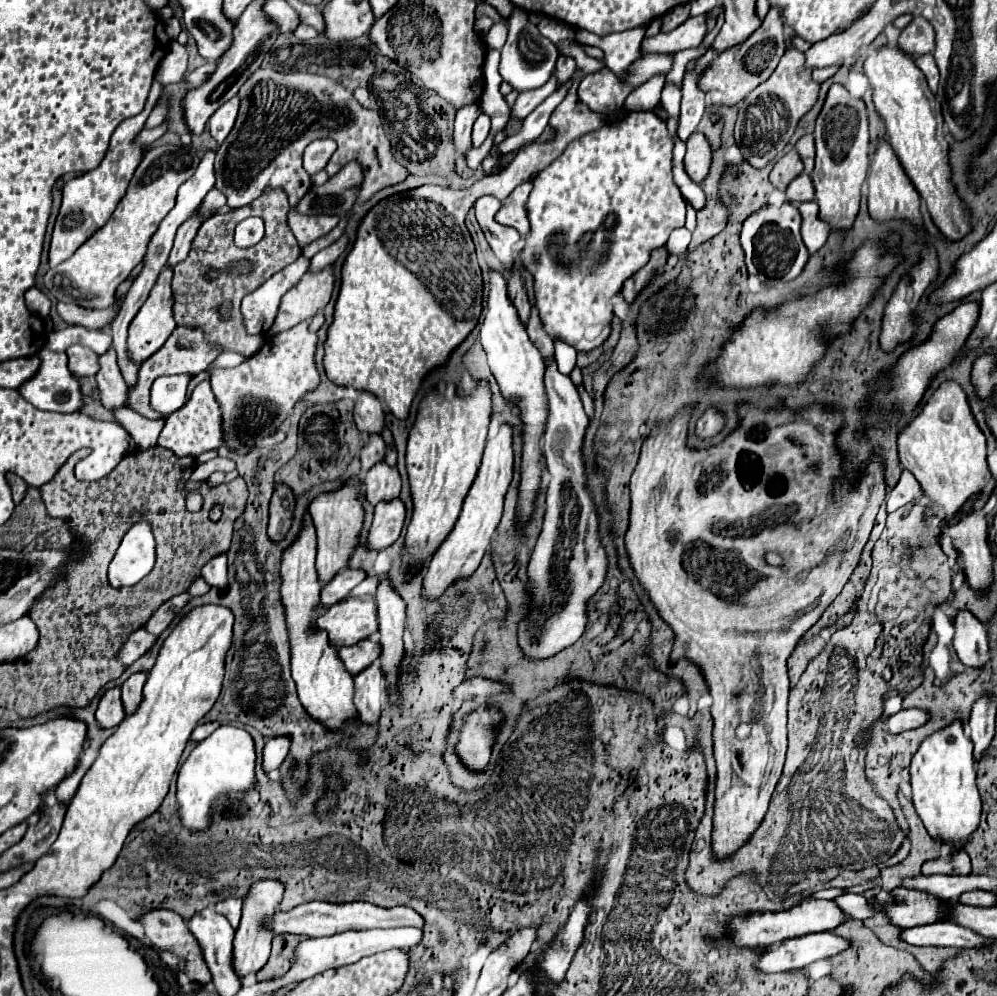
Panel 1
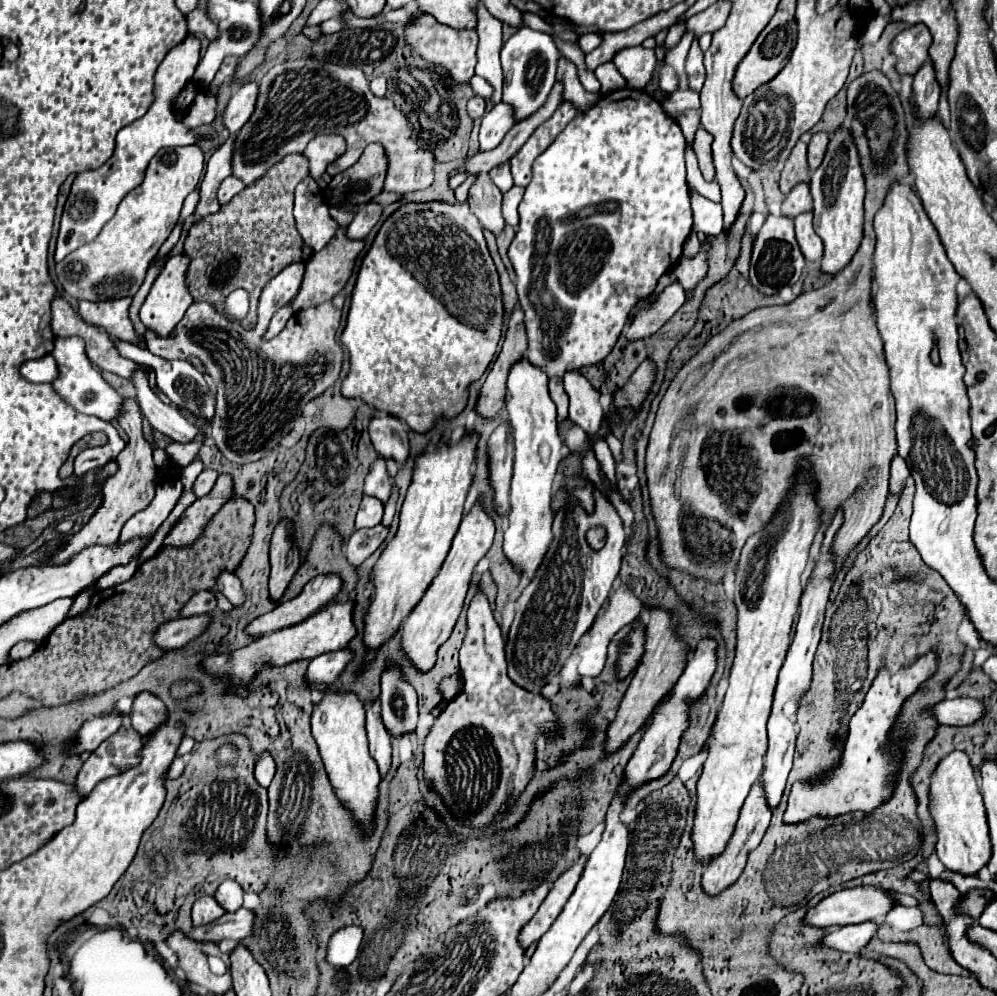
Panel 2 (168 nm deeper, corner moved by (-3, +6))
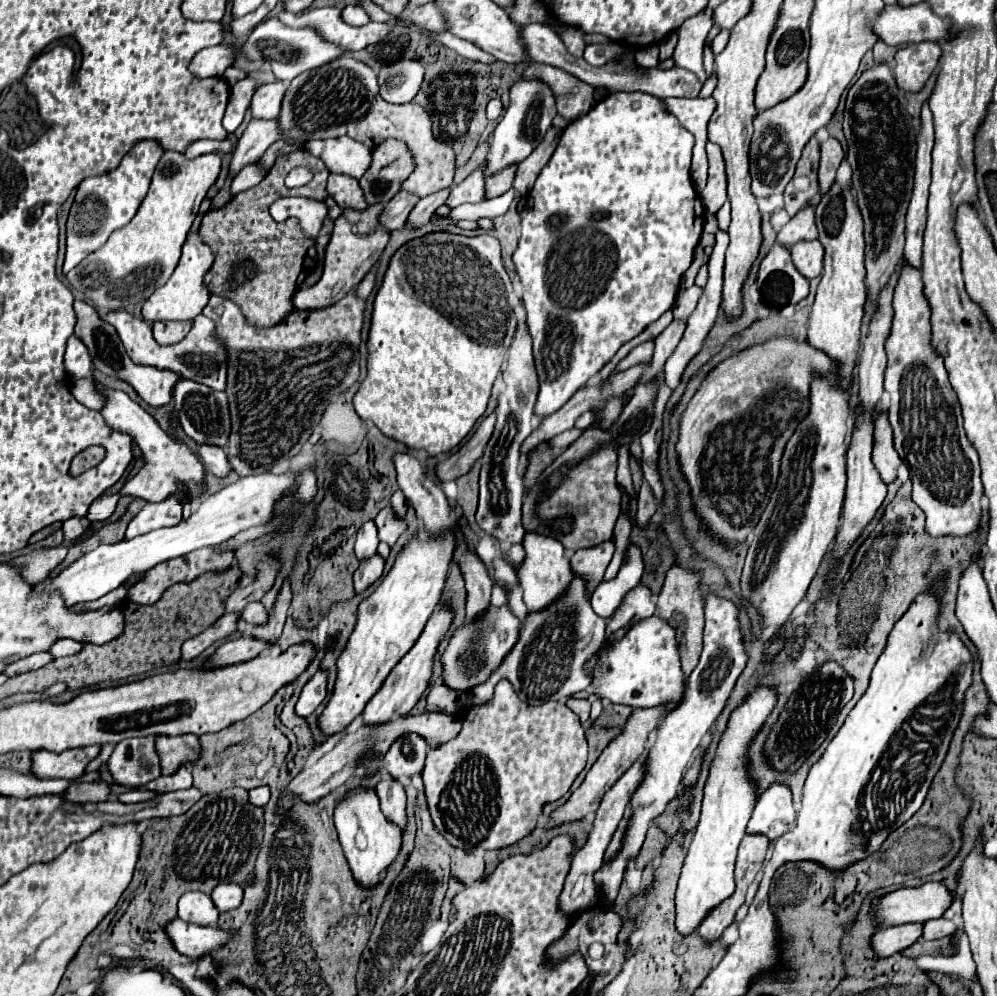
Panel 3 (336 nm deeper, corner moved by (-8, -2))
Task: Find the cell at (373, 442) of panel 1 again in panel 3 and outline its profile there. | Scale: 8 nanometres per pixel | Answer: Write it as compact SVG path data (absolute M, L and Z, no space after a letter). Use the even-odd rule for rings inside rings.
M390 506L386 510L382 510L376 520L374 520L376 528L378 528L378 540L386 542L390 548L396 544L396 540L402 536L402 532L406 530L406 522L396 518L390 510Z

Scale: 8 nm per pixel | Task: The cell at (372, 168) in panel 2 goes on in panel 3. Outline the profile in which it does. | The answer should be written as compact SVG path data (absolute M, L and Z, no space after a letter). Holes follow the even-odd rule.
M394 138L384 140L374 148L372 166L360 180L366 202L370 206L390 202L410 172L414 172L414 158L406 144Z

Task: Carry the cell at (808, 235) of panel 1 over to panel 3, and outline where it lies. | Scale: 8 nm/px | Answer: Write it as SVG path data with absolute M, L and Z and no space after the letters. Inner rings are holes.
M818 240L794 244L790 250L790 256L792 256L792 264L798 268L798 272L806 280L820 276L820 272L822 272L822 244Z

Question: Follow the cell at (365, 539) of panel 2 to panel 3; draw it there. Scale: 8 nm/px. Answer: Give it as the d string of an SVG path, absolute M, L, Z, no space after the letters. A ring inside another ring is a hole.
M376 554L372 556L368 562L362 562L358 566L358 570L354 572L354 588L356 588L356 594L362 594L366 592L374 582L380 580L384 572L384 560Z

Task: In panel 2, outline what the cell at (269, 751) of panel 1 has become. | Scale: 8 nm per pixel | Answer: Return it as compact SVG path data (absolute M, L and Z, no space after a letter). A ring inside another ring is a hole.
M261 752L257 764L255 764L255 778L261 786L269 786L271 780L275 776L275 764L273 764L273 756L269 756L269 752Z

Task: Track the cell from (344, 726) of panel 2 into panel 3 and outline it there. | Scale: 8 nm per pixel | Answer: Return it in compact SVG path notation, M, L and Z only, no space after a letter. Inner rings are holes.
M354 790L348 800L340 802L334 814L334 822L340 834L340 844L344 848L348 866L352 870L354 880L362 884L362 888L372 888L378 884L380 874L396 860L400 846L402 846L402 834L400 828L386 820L386 816L380 810L380 802L374 790Z

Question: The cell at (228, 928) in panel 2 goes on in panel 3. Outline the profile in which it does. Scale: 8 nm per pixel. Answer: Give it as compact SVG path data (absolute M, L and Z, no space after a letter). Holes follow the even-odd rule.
M174 918L166 924L166 936L172 942L174 950L188 958L200 958L214 948L224 946L232 932L224 932L220 928L208 928L198 924L184 924L184 920Z

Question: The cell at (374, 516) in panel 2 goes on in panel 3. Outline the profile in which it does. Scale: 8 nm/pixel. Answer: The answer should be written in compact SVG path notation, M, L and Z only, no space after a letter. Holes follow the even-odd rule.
M370 520L358 530L356 558L360 562L366 562L366 560L370 560L370 556L376 554L376 548L378 548L378 530L376 530L376 524Z

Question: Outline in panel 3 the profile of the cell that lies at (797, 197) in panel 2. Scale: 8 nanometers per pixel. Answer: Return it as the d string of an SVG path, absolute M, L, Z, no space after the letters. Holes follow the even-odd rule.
M802 208L778 234L776 242L782 244L784 248L792 248L794 244L802 240L814 240L818 238L816 222L814 222L814 208Z

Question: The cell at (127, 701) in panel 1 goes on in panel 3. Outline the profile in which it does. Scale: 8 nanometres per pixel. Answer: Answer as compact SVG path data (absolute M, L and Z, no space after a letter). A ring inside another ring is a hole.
M194 734L158 736L156 748L160 754L162 774L166 774L166 776L174 774L180 766L194 764L194 760L198 760L198 756L200 756L200 740Z

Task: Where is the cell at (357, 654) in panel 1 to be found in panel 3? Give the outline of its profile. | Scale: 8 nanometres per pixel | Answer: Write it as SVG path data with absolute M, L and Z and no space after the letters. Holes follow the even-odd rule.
M318 670L312 676L312 680L302 688L302 694L296 702L296 714L306 718L322 704L324 698L326 698L326 672Z

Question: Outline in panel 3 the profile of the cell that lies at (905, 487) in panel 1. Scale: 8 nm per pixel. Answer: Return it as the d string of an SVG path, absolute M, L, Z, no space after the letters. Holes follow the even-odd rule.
M882 408L880 416L874 420L874 450L872 450L874 466L878 468L882 480L890 484L896 478L896 470L900 466L900 456L894 450L894 434L888 422L888 410Z

